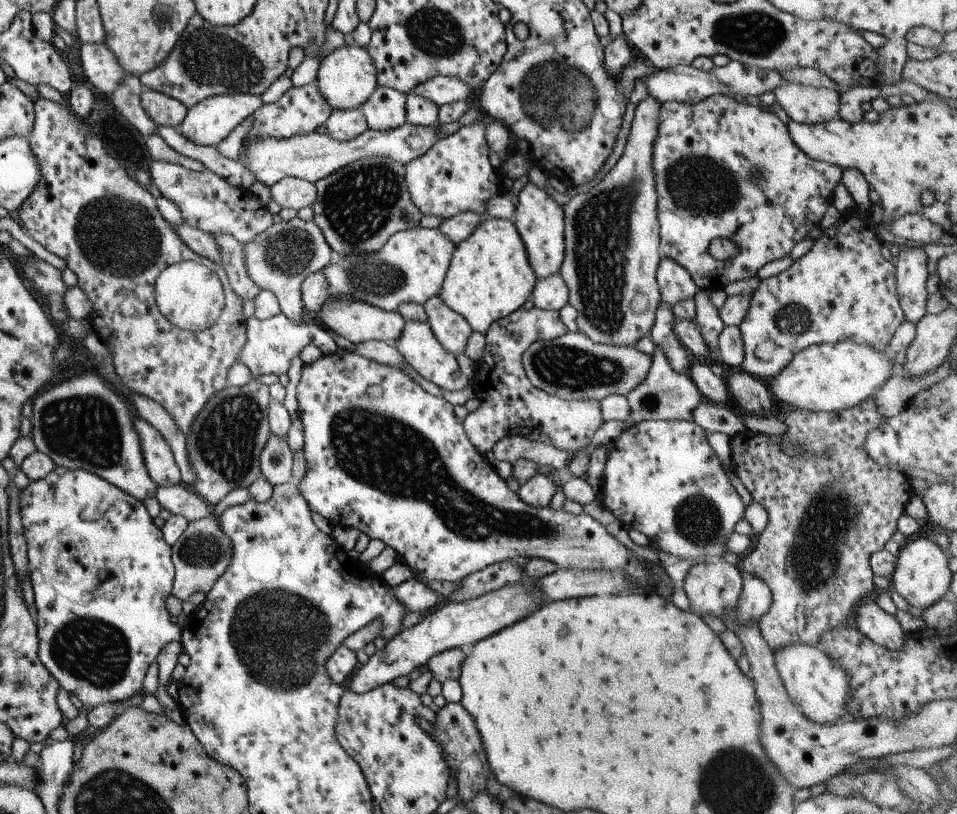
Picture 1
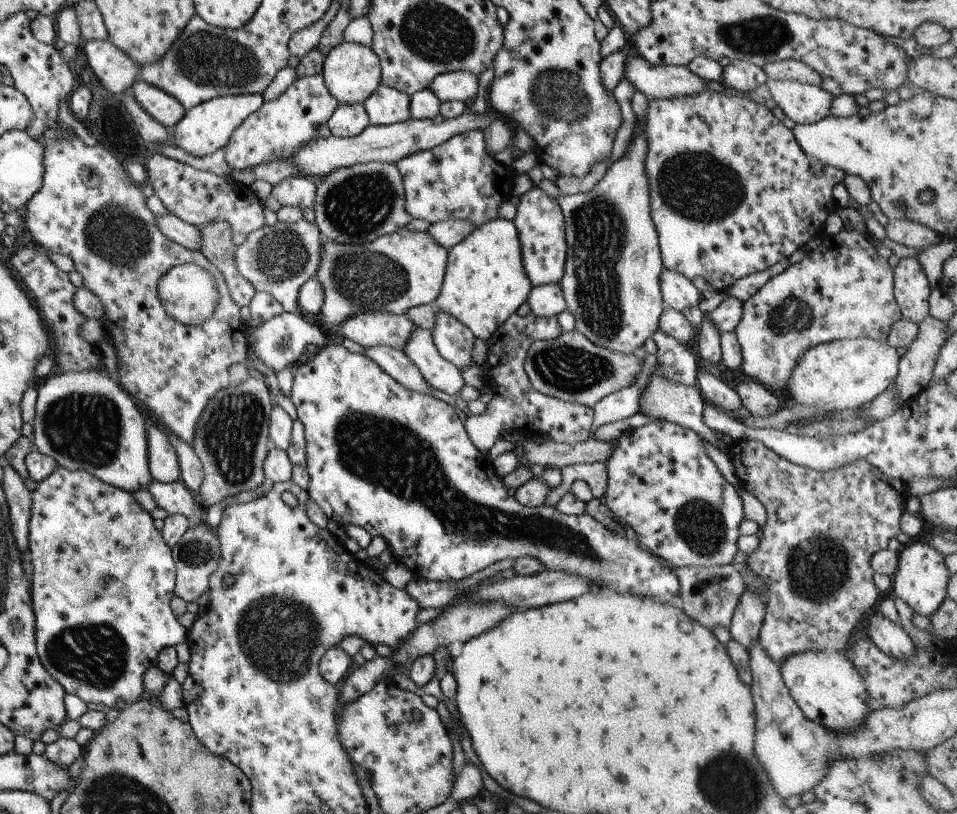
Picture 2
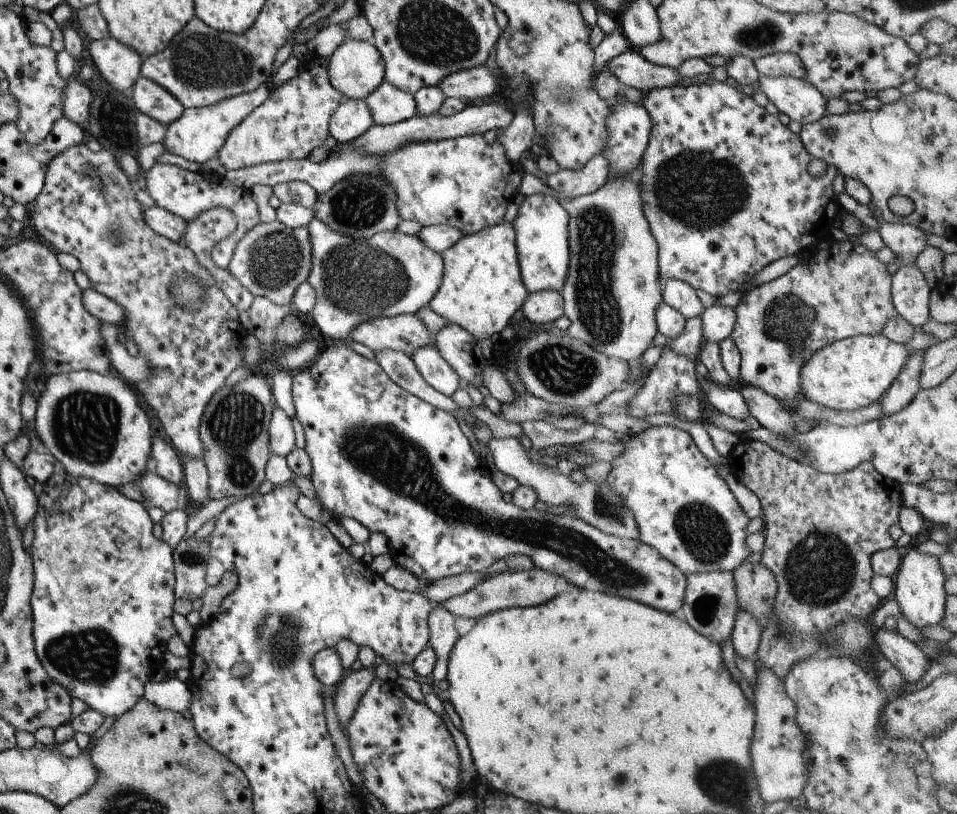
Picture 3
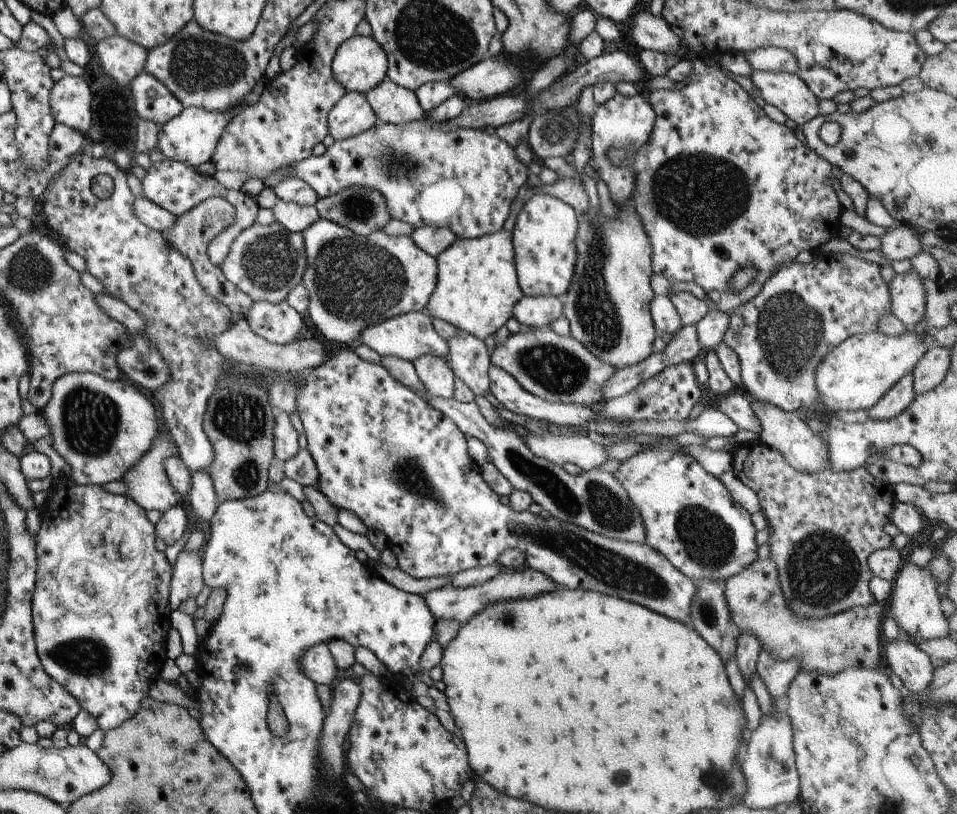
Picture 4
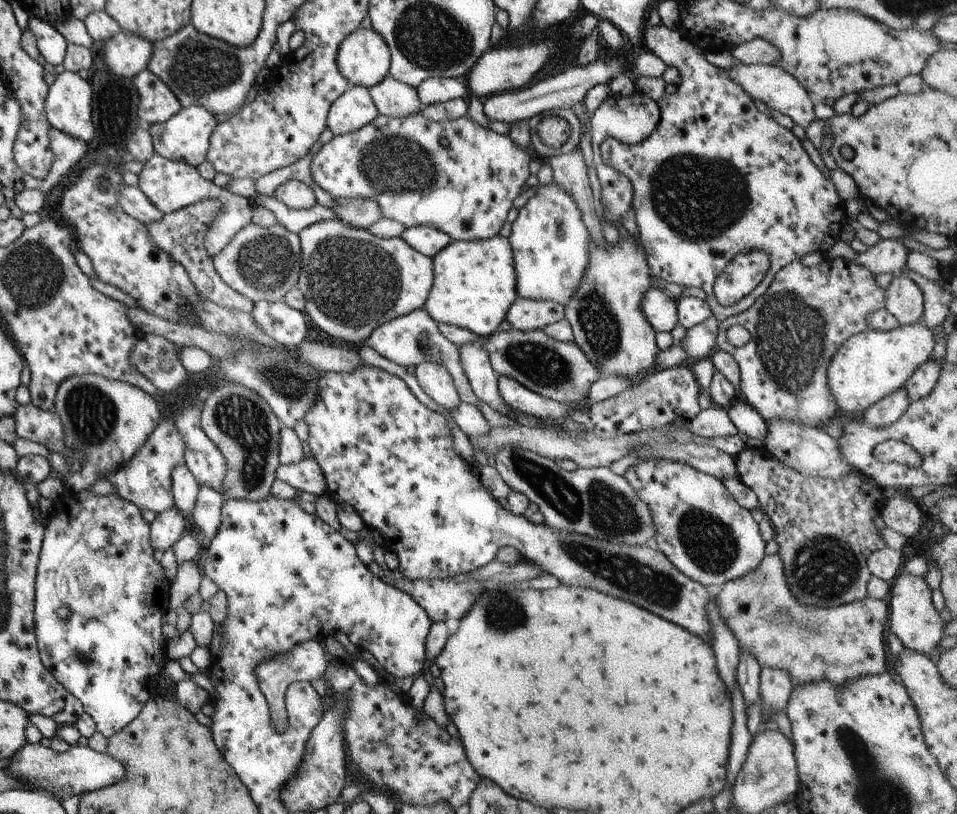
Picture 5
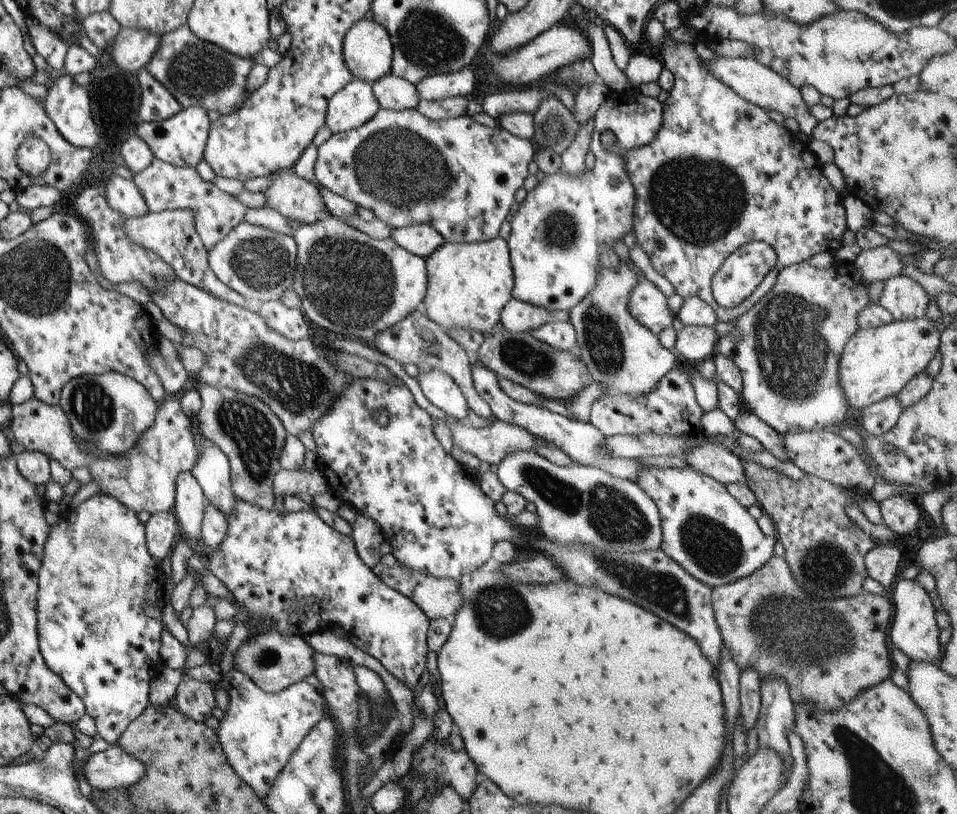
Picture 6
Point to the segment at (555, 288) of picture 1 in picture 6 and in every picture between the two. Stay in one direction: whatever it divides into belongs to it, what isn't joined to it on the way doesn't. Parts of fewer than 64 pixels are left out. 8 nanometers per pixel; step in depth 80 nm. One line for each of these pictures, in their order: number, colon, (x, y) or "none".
2: (546, 300)
3: (544, 307)
4: (537, 311)
5: (523, 314)
6: (516, 316)

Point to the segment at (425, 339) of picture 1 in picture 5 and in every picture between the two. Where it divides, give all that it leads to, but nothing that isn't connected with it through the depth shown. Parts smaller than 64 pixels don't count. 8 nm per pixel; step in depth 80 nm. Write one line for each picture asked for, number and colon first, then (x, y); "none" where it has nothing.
2: (441, 375)
3: (432, 368)
4: (433, 371)
5: (433, 379)

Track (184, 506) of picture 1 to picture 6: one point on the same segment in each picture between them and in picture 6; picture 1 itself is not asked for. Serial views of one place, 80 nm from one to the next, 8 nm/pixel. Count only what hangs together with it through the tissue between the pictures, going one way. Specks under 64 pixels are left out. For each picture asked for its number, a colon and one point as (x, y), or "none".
2: (173, 498)
3: (156, 492)
4: (146, 481)
5: (144, 480)
6: (143, 478)

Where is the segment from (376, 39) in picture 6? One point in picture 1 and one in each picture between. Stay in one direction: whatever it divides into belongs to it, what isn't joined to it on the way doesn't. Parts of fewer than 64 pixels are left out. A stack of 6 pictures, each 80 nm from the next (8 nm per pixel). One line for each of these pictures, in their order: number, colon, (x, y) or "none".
1: (346, 77)
2: (351, 73)
3: (355, 68)
4: (359, 64)
5: (363, 60)

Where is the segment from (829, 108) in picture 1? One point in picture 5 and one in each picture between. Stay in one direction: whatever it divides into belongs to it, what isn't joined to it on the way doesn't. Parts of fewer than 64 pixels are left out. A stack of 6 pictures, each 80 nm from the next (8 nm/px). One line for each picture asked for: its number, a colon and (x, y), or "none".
2: (801, 103)
3: (796, 100)
4: (787, 92)
5: (780, 91)

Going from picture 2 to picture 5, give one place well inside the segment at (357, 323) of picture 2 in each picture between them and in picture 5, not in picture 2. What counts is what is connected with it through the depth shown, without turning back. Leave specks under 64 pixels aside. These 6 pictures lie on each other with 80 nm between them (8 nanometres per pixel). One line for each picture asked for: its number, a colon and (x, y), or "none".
3: (405, 333)
4: (406, 336)
5: (408, 339)

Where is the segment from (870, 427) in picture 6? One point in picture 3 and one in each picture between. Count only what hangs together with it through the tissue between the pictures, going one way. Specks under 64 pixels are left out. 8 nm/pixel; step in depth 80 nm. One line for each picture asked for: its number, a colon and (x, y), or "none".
3: (903, 389)
4: (896, 399)
5: (889, 408)

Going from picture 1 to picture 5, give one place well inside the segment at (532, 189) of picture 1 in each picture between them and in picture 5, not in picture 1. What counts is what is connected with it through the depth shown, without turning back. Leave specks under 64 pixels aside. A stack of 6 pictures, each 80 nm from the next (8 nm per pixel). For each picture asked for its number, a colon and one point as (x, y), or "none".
2: (539, 223)
3: (540, 229)
4: (543, 233)
5: (549, 243)

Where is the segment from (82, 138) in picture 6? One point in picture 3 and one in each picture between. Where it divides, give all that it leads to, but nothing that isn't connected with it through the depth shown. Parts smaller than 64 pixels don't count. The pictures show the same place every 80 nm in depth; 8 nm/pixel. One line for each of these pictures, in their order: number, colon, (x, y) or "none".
3: (77, 97)
4: (70, 99)
5: (67, 106)

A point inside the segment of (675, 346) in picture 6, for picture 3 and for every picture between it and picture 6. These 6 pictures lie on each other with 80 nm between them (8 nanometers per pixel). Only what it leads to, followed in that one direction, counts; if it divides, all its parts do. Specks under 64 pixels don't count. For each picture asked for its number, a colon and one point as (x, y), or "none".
3: (717, 322)
4: (710, 329)
5: (699, 341)

